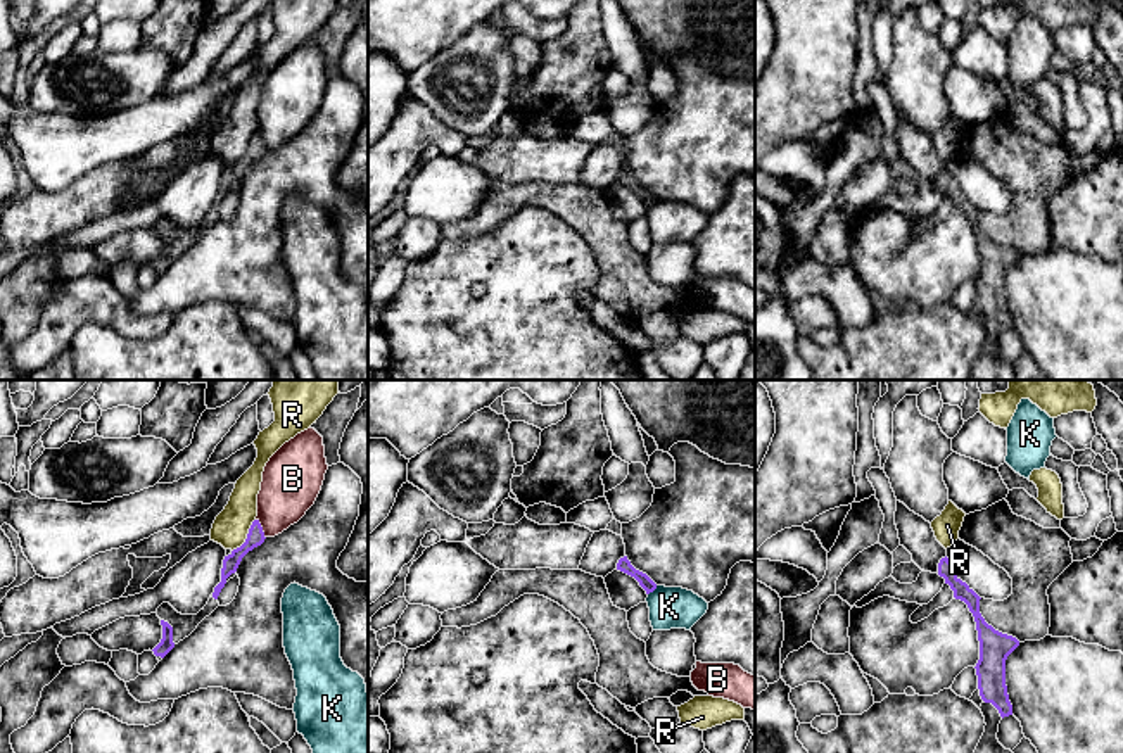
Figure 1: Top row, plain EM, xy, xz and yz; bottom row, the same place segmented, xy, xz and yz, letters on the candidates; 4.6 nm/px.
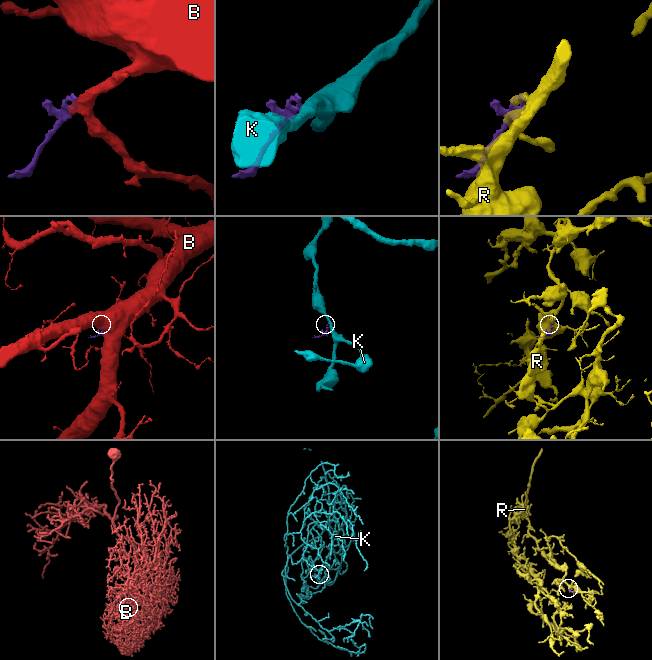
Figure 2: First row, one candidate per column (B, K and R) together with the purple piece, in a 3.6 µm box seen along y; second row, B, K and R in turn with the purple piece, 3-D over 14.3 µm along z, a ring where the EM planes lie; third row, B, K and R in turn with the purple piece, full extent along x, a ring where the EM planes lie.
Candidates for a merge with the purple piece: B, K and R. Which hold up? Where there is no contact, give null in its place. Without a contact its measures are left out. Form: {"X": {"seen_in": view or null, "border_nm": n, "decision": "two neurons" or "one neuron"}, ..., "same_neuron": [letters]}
{"B": {"seen_in": "xy", "border_nm": 100, "decision": "two neurons"}, "K": {"seen_in": "xz", "border_nm": 60, "decision": "two neurons"}, "R": {"seen_in": "xy", "border_nm": 190, "decision": "two neurons"}, "same_neuron": []}

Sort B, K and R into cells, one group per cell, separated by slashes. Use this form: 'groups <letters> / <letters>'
groups B / K / R

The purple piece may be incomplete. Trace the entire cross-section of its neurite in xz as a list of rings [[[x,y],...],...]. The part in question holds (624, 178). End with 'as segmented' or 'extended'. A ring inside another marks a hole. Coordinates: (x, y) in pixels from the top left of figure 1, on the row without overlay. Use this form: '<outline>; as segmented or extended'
[[[627,169],[620,171],[617,176],[617,183],[634,190],[639,199],[646,204],[646,207],[653,206],[657,202],[657,197],[643,185],[636,183]]]; as segmented

